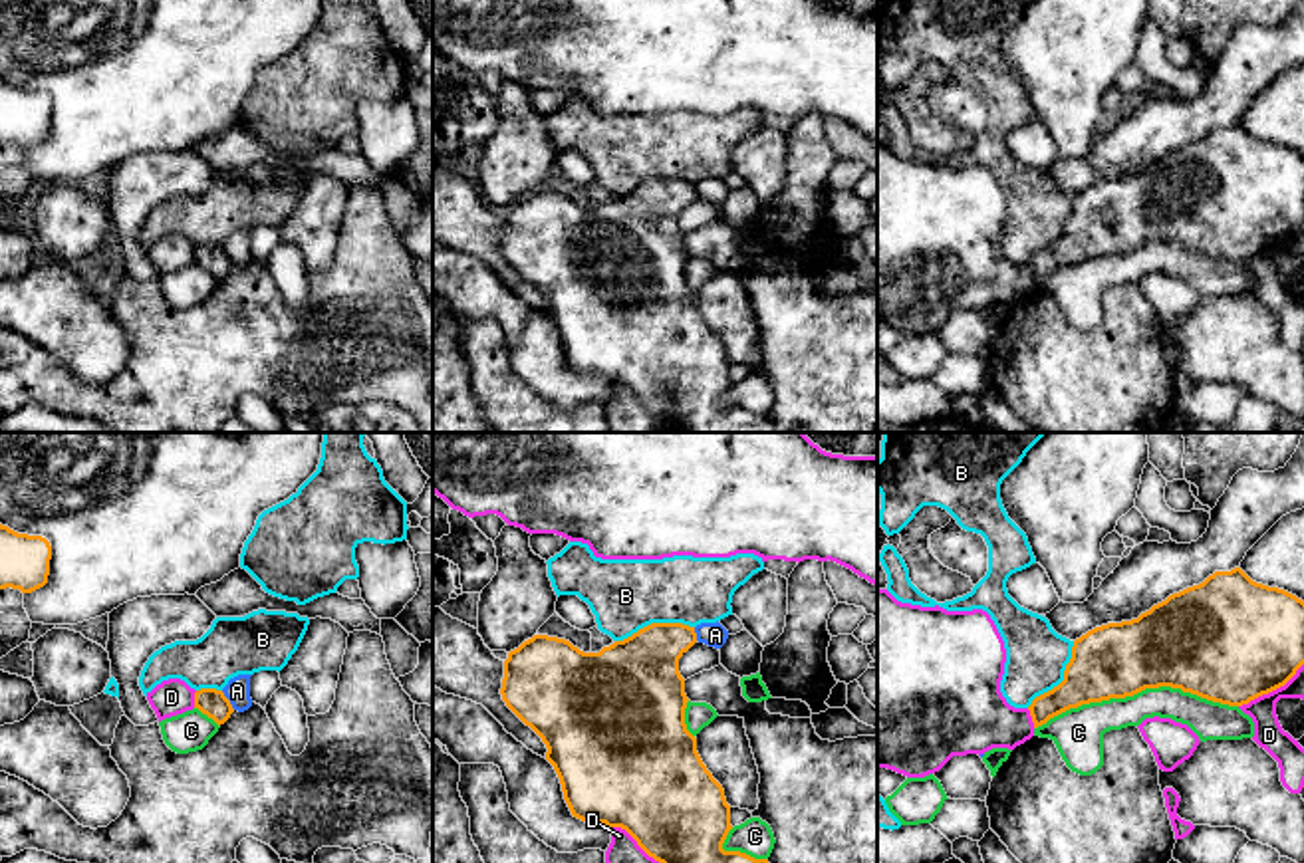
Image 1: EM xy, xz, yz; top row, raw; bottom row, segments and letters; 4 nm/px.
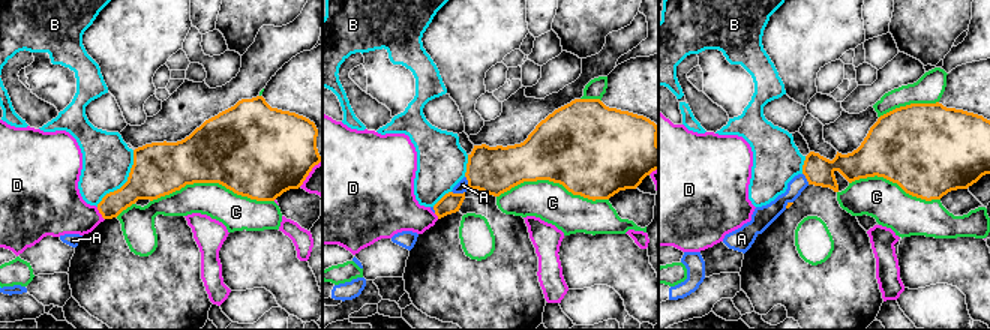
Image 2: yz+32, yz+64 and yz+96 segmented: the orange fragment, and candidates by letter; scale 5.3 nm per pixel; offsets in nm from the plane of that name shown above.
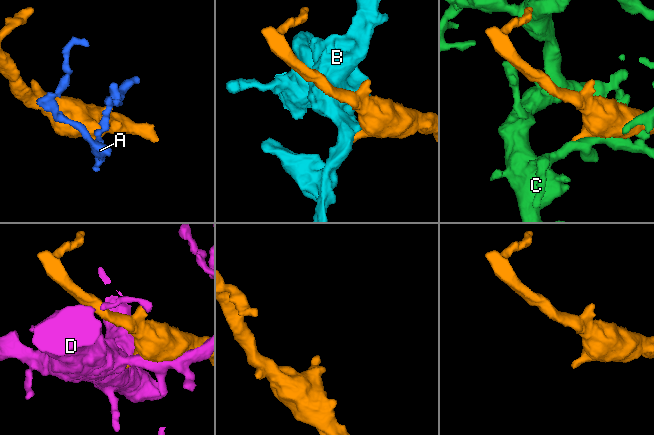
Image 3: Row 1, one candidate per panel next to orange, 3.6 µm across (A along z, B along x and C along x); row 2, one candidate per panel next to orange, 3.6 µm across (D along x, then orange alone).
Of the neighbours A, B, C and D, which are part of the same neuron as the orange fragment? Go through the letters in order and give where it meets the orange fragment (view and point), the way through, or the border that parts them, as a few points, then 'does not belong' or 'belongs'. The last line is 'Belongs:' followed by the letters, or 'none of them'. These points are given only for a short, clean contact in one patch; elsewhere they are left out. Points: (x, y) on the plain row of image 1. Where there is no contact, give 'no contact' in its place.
A: contact xy (229, 256); border xy (221, 246), (235, 264); does not belong
B: contact xz (653, 179); does not belong
C: contact yz (1136, 248); does not belong
D: contact yz (1271, 246); does not belong
Belongs: none of them

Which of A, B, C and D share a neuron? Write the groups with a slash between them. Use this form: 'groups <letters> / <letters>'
groups A / B / C / D

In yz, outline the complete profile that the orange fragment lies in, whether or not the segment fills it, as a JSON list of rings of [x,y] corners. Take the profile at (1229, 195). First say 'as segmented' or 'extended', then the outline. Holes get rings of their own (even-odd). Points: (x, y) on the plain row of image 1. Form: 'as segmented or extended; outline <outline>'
as segmented; outline [[[1240,123],[1169,151],[1137,175],[1096,183],[1074,196],[1064,236],[1028,262],[1034,284],[1090,258],[1171,242],[1242,262],[1284,242],[1304,220],[1304,157],[1252,137]]]

